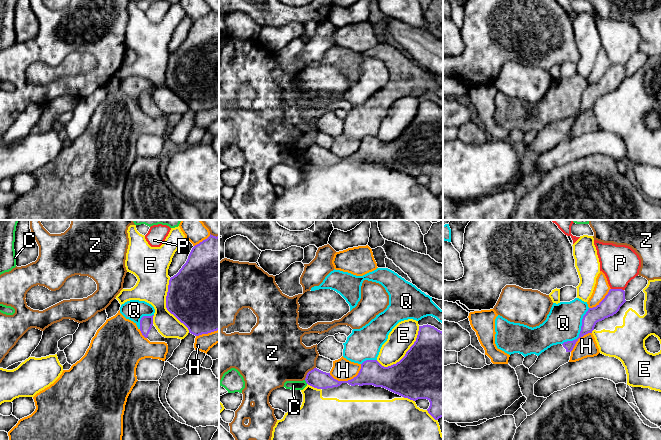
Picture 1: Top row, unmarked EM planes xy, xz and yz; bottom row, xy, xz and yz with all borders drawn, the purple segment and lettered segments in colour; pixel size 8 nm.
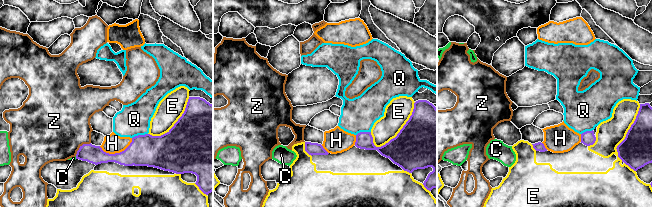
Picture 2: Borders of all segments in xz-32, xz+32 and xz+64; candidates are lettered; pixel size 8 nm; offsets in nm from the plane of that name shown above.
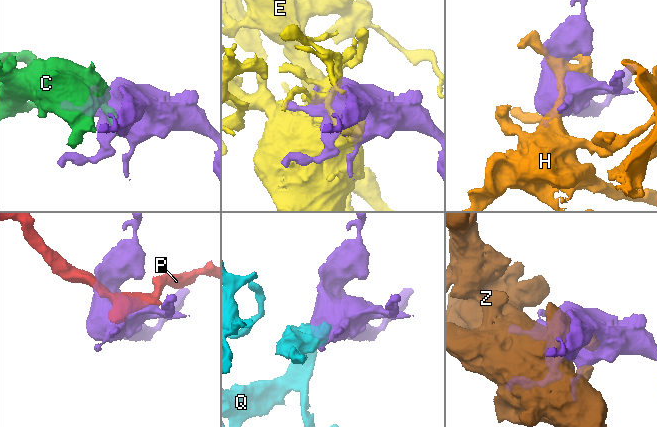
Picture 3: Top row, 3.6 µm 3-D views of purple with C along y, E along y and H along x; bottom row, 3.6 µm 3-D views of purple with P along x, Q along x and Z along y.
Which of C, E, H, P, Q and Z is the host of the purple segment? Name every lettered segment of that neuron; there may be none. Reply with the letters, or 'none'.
none

